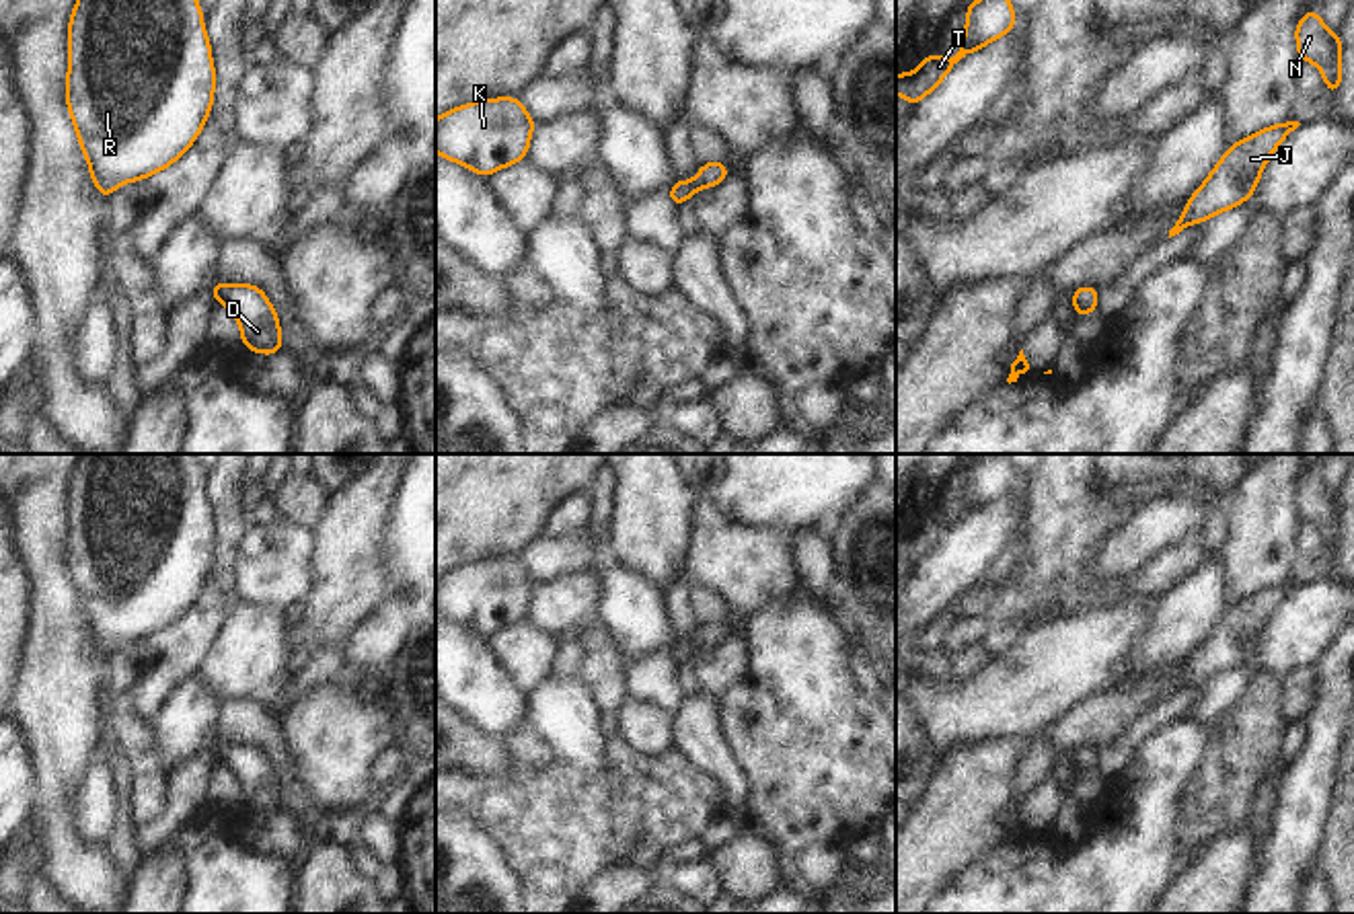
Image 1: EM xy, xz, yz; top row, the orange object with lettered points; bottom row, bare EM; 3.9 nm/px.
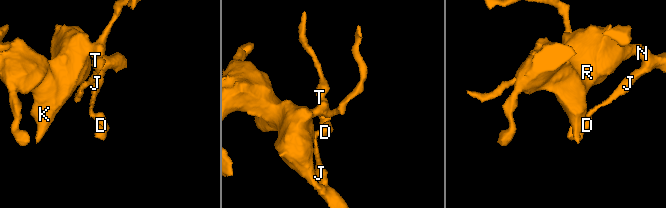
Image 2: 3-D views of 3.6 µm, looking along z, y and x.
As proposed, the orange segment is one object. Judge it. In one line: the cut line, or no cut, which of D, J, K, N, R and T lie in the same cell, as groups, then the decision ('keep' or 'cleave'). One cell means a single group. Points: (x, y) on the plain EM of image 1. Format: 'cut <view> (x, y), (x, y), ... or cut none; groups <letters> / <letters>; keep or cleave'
cut none; groups D J K N R T; keep

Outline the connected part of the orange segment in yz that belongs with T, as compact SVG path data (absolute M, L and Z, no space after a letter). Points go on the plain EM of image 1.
M986 454L982 460L972 460L966 466L966 474L962 507L953 518L945 520L937 513L929 513L914 532L896 534L896 555L906 559L912 567L933 553L962 518L1009 495L1019 479L1007 454Z

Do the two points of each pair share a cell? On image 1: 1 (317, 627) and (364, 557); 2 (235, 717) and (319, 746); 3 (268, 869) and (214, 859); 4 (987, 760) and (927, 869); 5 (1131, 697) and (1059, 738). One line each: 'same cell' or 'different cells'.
1: same cell
2: different cells
3: same cell
4: same cell
5: same cell

